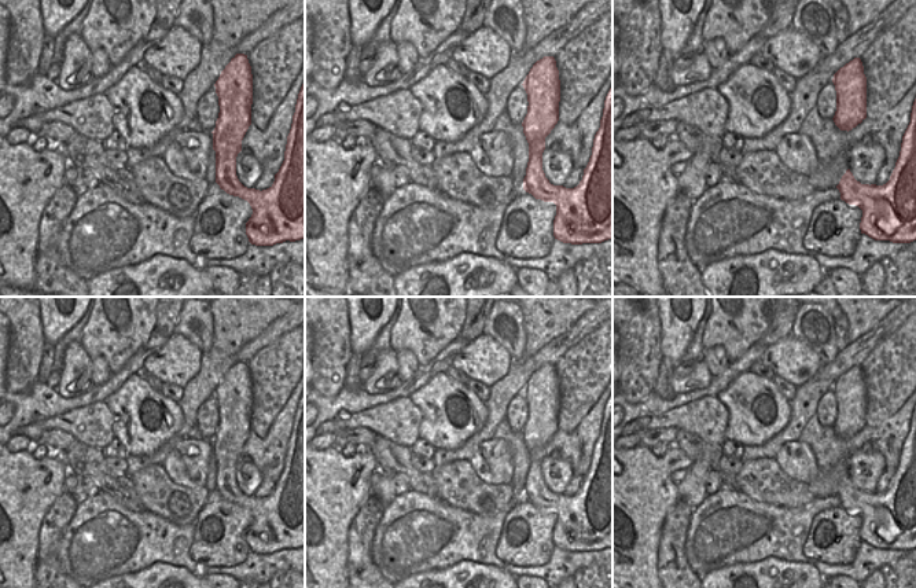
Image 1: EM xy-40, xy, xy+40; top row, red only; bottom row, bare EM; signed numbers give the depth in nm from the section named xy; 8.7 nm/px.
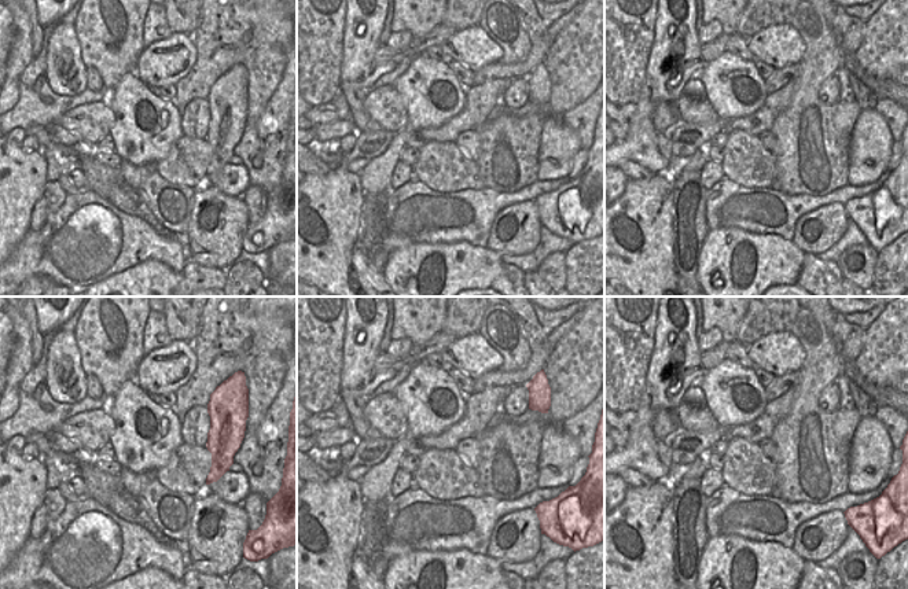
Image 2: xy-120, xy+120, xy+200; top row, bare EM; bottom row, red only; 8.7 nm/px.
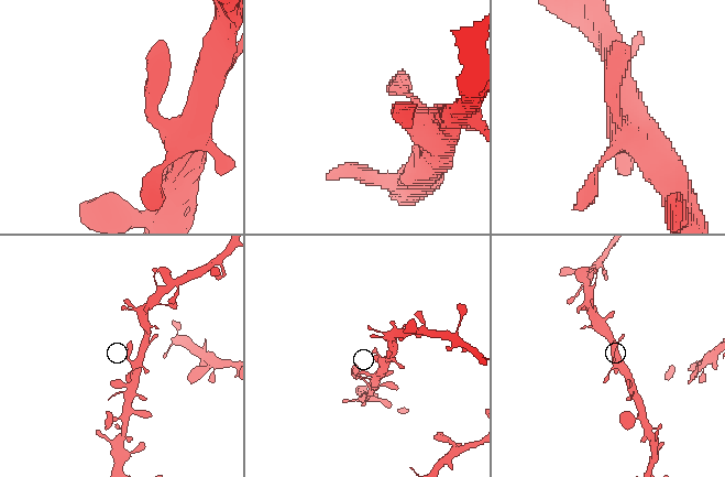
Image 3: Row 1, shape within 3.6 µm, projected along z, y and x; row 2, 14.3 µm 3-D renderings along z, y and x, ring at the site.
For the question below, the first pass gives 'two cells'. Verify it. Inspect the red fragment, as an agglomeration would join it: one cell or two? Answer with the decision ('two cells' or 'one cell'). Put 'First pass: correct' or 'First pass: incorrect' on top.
First pass: incorrect
one cell

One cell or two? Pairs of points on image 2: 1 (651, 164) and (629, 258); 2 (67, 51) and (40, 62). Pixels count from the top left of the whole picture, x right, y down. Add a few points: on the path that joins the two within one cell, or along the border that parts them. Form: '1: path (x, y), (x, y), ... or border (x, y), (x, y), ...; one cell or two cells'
1: border (654, 173), (664, 175); two cells
2: border (54, 28), (48, 39), (47, 67), (43, 73); two cells

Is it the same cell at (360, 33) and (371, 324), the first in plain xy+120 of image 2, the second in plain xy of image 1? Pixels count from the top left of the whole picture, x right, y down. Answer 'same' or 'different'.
same

